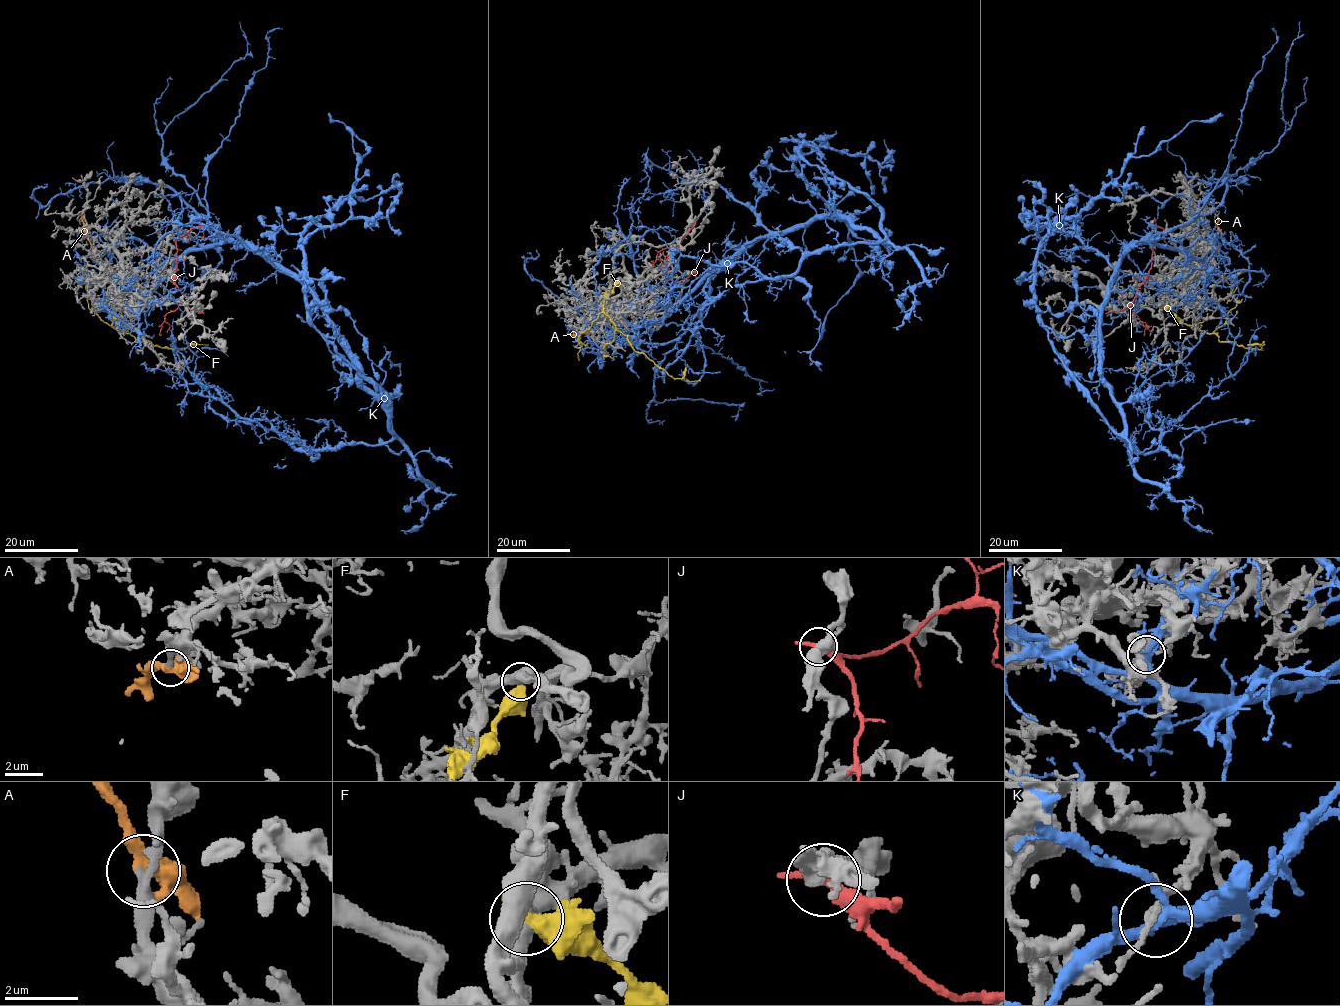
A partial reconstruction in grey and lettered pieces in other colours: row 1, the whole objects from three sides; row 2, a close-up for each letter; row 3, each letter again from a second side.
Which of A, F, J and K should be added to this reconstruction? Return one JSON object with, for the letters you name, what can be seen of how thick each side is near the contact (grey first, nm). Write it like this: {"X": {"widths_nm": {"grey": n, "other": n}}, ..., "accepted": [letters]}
{"A": {"widths_nm": {"grey": 240, "other": 400}}, "accepted": ["A"]}

